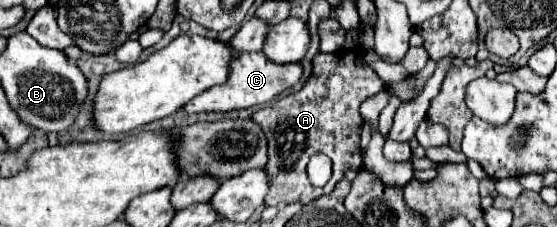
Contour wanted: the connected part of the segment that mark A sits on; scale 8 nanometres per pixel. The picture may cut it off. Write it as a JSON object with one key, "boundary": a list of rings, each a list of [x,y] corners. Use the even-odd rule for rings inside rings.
{"boundary":[[[362,47],[342,49],[340,53],[318,53],[314,57],[314,73],[298,93],[292,93],[276,101],[272,107],[254,113],[254,121],[258,121],[266,133],[270,153],[270,161],[266,165],[270,191],[264,203],[310,203],[312,199],[330,193],[334,185],[342,179],[346,169],[362,169],[360,105],[383,89],[384,84],[376,71],[364,61]],[[316,153],[328,155],[334,163],[334,173],[324,187],[314,187],[312,183],[308,183],[306,165]]]}

